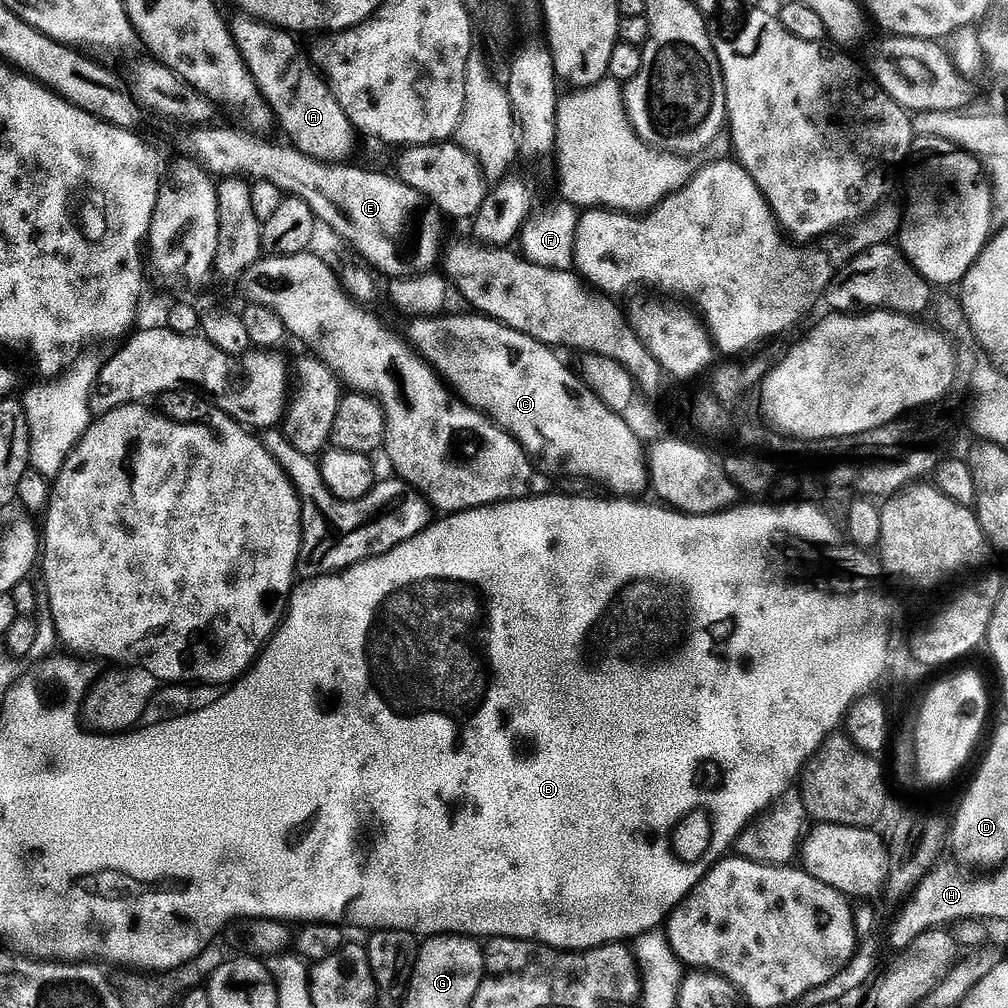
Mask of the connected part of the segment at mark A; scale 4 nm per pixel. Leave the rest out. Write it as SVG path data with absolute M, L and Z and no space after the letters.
M236 14L233 20L230 20L230 29L232 38L242 56L242 62L246 64L250 74L265 105L276 120L280 123L280 128L285 132L287 143L293 148L297 148L302 154L310 158L320 160L323 164L339 164L349 159L354 144L356 142L356 132L346 118L342 106L330 90L328 81L320 75L315 64L312 63L309 53L300 49L300 44L293 33L282 29L275 28L272 24L265 24L262 20L256 20L253 16Z

